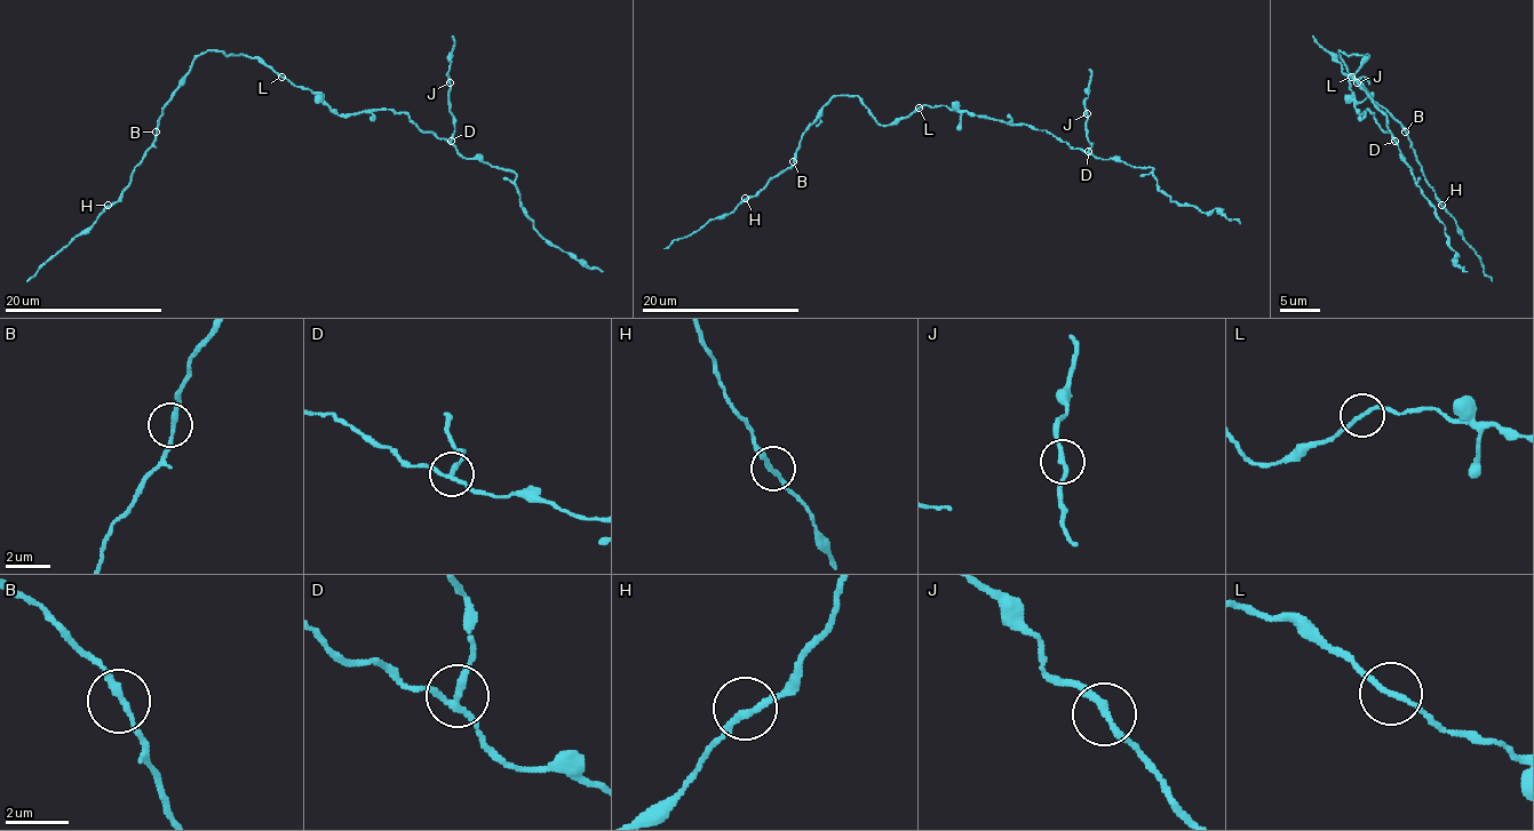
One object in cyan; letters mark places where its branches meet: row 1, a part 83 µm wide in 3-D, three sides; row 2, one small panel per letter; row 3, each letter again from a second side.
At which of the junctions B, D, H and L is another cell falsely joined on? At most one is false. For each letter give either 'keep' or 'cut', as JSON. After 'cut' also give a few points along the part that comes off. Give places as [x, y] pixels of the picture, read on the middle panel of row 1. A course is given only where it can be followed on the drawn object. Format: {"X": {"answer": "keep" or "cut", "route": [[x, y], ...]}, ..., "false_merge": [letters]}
{"B": {"answer": "keep"}, "D": {"answer": "cut", "route": [[1088, 151], [1093, 145], [1087, 129], [1085, 100], [1088, 96], [1088, 69]]}, "H": {"answer": "keep"}, "L": {"answer": "keep"}, "false_merge": ["D"]}

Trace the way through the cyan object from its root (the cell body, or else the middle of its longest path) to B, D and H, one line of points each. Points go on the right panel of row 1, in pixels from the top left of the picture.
B: (1351, 77), (1369, 55), (1345, 55), (1340, 52), (1348, 72), (1405, 132)
D: (1351, 77), (1349, 88), (1356, 110), (1359, 114), (1373, 112), (1377, 124), (1395, 140)
H: (1351, 77), (1369, 55), (1345, 55), (1340, 52), (1348, 72), (1400, 124), (1427, 183), (1441, 205)

